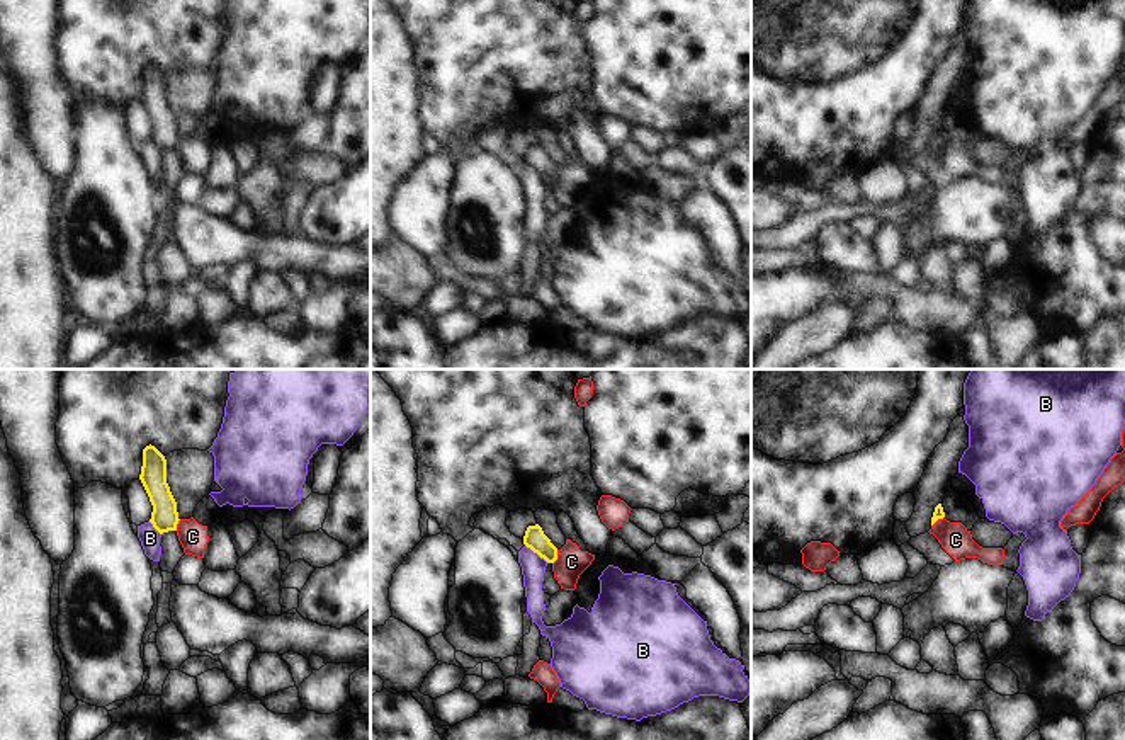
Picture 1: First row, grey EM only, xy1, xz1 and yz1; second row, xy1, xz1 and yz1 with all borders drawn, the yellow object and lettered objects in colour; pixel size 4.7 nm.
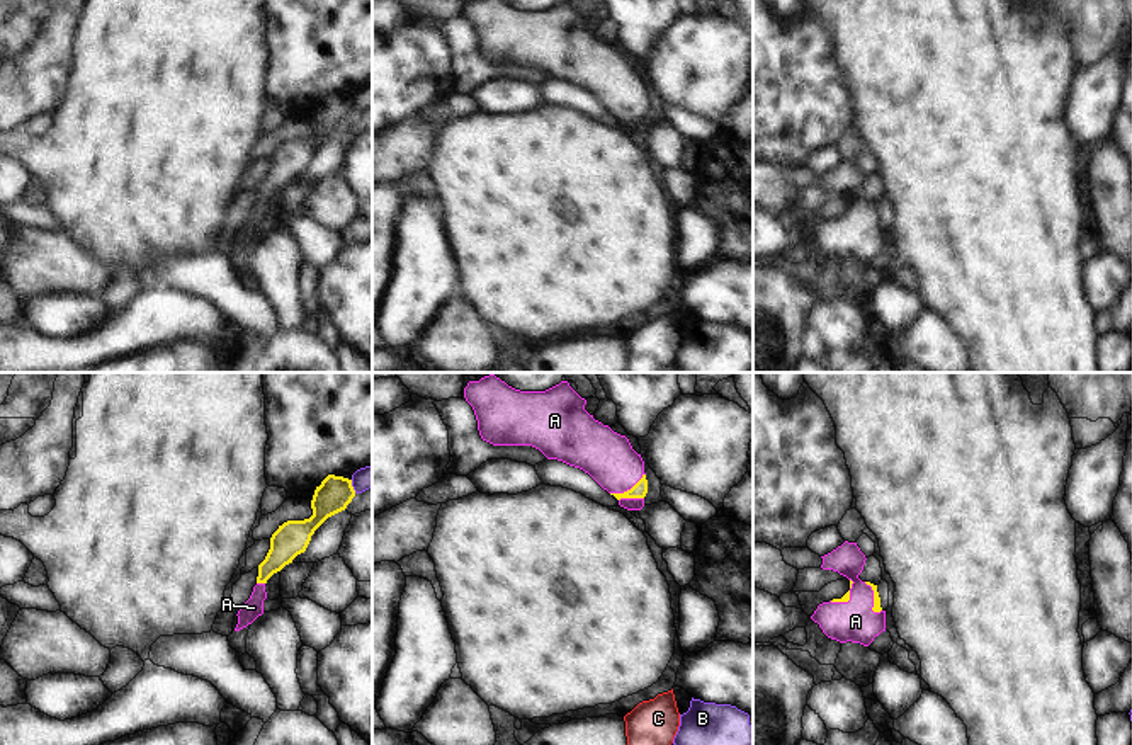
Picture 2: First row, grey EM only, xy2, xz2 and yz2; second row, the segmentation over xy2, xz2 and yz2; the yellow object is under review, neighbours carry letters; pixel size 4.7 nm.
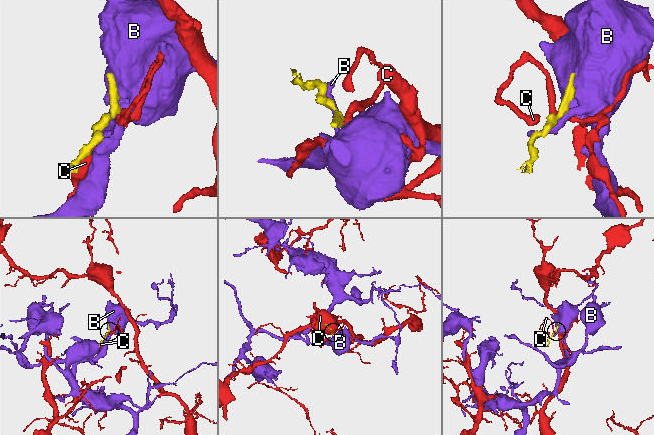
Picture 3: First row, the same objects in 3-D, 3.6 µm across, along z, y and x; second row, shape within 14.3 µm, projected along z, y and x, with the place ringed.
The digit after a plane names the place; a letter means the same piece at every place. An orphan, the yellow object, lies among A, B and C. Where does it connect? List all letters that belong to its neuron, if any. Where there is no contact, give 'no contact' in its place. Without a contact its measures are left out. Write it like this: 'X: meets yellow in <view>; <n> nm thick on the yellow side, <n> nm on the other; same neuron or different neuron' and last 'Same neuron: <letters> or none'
A: meets yellow in yz2; 40 nm thick on the yellow side, 200 nm on the other; same neuron
B: meets yellow in xz1; 100 nm thick on the yellow side, 110 nm on the other; different neuron
C: meets yellow in xz1; 100 nm thick on the yellow side, 150 nm on the other; different neuron
Same neuron: A

